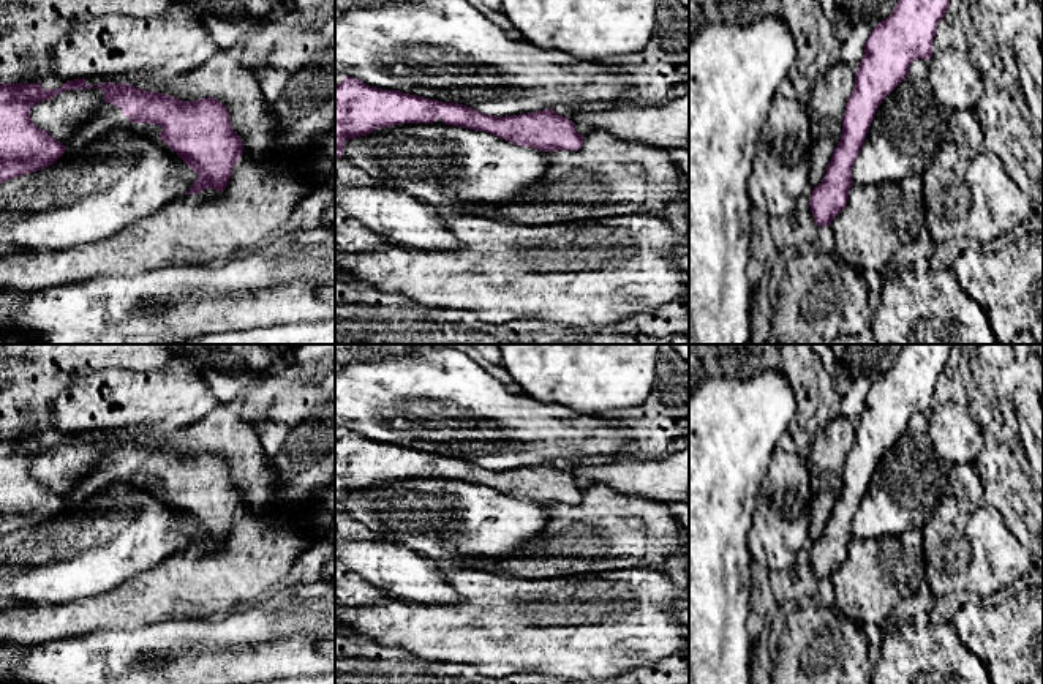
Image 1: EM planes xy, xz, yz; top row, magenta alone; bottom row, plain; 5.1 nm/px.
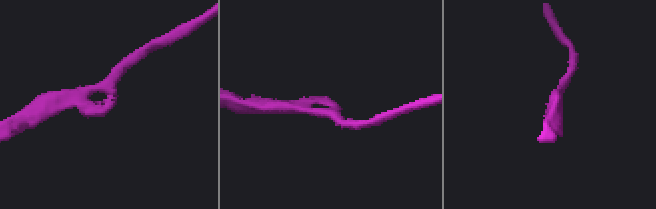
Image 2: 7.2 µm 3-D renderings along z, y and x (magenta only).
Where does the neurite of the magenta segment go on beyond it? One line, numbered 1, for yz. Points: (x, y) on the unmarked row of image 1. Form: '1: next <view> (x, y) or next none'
1: next none

